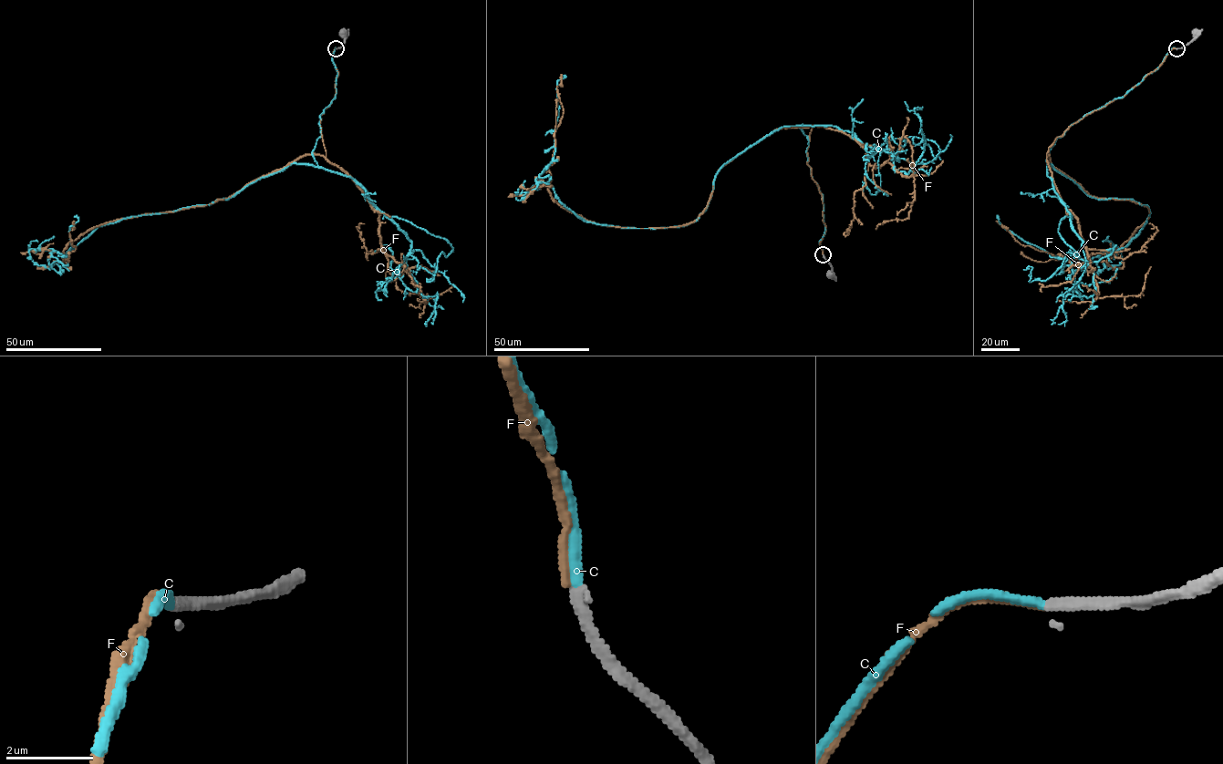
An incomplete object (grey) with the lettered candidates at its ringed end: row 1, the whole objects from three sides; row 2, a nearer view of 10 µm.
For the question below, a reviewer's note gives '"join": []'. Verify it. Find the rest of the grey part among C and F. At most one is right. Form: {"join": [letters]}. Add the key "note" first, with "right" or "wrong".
{"note": "wrong", "join": ["C"]}

